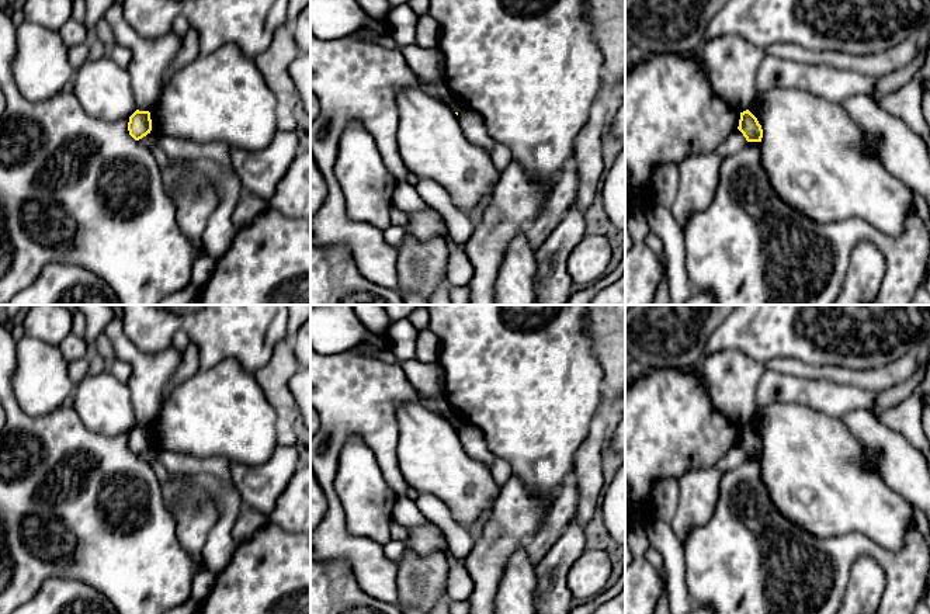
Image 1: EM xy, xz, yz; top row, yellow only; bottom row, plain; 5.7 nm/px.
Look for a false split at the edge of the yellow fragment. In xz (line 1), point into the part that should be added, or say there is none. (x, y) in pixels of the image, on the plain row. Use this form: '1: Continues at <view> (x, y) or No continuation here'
1: No continuation here

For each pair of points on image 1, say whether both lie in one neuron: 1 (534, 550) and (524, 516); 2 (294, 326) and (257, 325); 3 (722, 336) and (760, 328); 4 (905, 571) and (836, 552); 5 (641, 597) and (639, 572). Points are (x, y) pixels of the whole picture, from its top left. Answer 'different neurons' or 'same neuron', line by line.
1: different neurons
2: different neurons
3: same neuron
4: same neuron
5: same neuron

